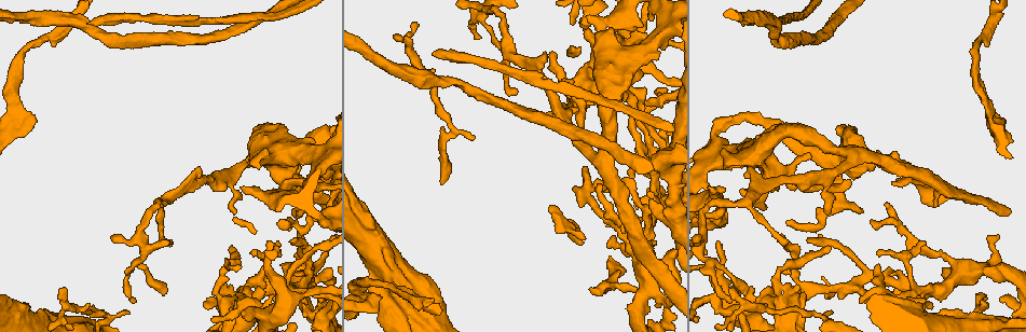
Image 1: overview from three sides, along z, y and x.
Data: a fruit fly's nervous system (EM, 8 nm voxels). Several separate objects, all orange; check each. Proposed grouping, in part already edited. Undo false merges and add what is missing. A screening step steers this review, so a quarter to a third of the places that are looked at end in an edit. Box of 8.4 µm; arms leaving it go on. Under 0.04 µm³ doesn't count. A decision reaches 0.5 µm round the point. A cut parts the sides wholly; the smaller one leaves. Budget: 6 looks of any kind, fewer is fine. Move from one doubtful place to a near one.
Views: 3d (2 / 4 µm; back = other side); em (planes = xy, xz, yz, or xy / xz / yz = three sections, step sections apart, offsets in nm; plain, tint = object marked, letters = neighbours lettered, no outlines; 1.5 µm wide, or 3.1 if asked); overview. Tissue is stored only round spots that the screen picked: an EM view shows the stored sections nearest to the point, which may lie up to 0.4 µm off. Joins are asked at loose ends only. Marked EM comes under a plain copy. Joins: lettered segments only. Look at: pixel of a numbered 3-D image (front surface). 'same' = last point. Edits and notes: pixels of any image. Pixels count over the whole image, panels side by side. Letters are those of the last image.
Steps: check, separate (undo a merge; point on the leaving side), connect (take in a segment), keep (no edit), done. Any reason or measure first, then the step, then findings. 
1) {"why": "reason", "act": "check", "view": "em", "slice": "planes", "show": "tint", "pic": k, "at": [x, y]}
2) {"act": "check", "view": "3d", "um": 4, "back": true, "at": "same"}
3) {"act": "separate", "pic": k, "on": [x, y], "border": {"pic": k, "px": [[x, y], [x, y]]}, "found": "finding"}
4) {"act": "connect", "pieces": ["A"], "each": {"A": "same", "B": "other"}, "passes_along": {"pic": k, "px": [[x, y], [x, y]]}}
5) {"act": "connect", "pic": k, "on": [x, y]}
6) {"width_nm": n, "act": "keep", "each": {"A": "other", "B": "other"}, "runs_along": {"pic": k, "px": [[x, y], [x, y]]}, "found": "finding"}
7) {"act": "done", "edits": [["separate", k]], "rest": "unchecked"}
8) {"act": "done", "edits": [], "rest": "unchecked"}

{"why": "free end", "act": "check", "view": "em", "slice": "planes", "show": "letters", "pic": 1, "at": [306, 303]}

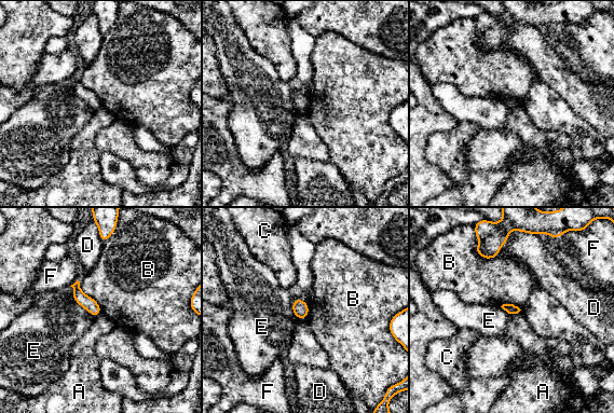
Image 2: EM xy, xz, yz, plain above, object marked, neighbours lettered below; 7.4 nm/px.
{"longest_contact_nm": ["E", 300], "act": "keep", "each": {"A": "other", "B": "other", "C": "other", "D": "other", "E": "other", "F": "other"}, "found": "none of them fits"}

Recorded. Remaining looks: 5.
{"why": "end of a long branch", "act": "check", "view": "3d", "um": 2, "pic": 1, "at": [831, 248]}

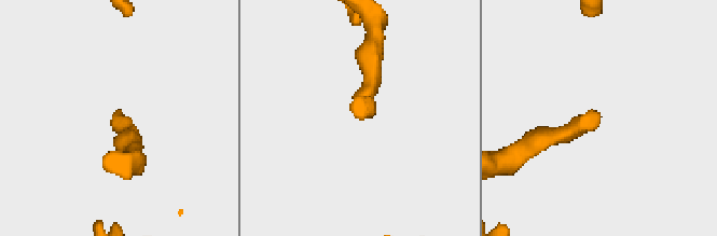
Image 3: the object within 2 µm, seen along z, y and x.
{"act": "check", "view": "em", "slice": "planes", "show": "letters", "pic": 3, "at": [117, 117]}

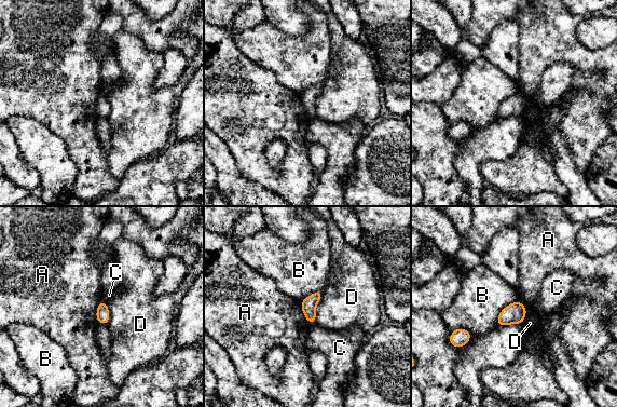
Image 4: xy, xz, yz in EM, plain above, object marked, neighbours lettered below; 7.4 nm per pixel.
{"width_nm": 110, "act": "keep", "each": {"A": "other", "B": "other", "C": "other", "D": "other"}, "border": {"pic": 4, "px": [[103, 299], [96, 311], [98, 324]]}, "found": "no lettered segment goes on from it"}

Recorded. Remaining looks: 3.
{"why": "abrupt turn", "act": "check", "view": "3d", "um": 2, "pic": 1, "at": [241, 317]}

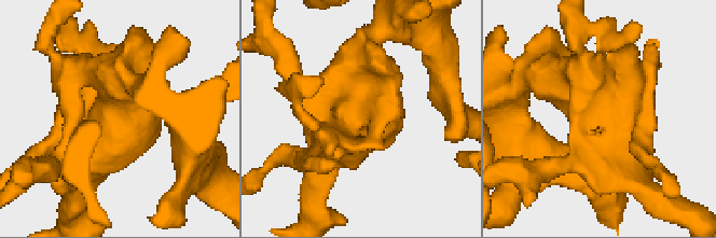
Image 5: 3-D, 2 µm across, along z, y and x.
{"act": "check", "view": "em", "um": 3.1, "slice": "planes", "show": "letters", "pic": 5, "at": [369, 110]}

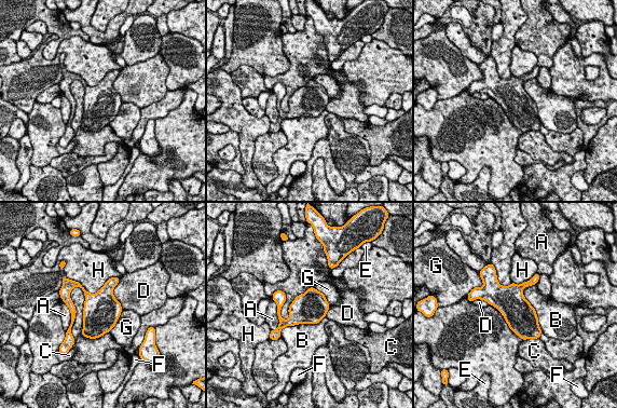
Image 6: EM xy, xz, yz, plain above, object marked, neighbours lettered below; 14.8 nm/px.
{"act": "keep", "each": {"A": "other", "B": "other", "C": "other", "D": "other", "E": "other", "F": "other", "G": "other", "H": "other"}, "border": {"pic": 6, "px": [[524, 286], [542, 330]]}, "found": "all the same neuron"}

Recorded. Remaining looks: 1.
{"act": "done", "edits": [], "rest": "unchecked"}

